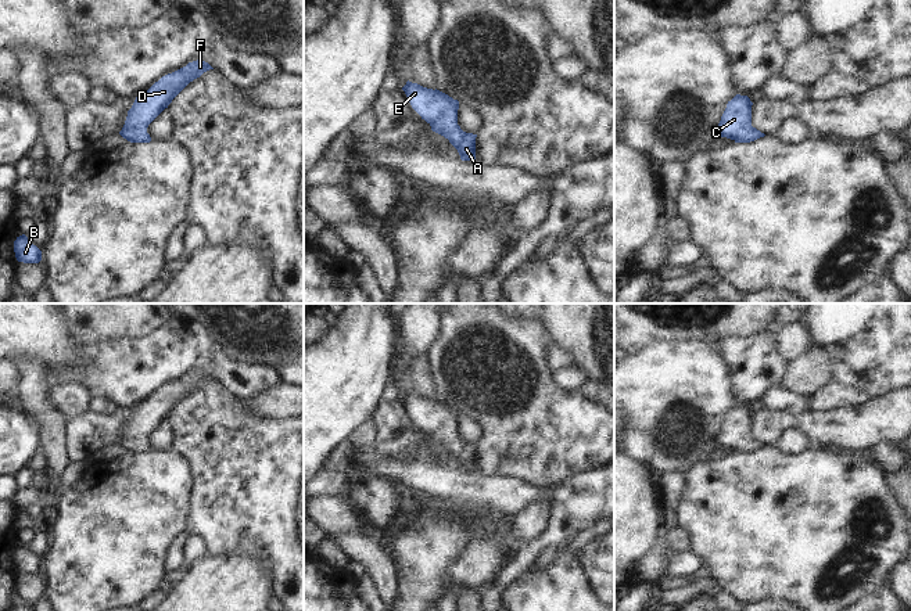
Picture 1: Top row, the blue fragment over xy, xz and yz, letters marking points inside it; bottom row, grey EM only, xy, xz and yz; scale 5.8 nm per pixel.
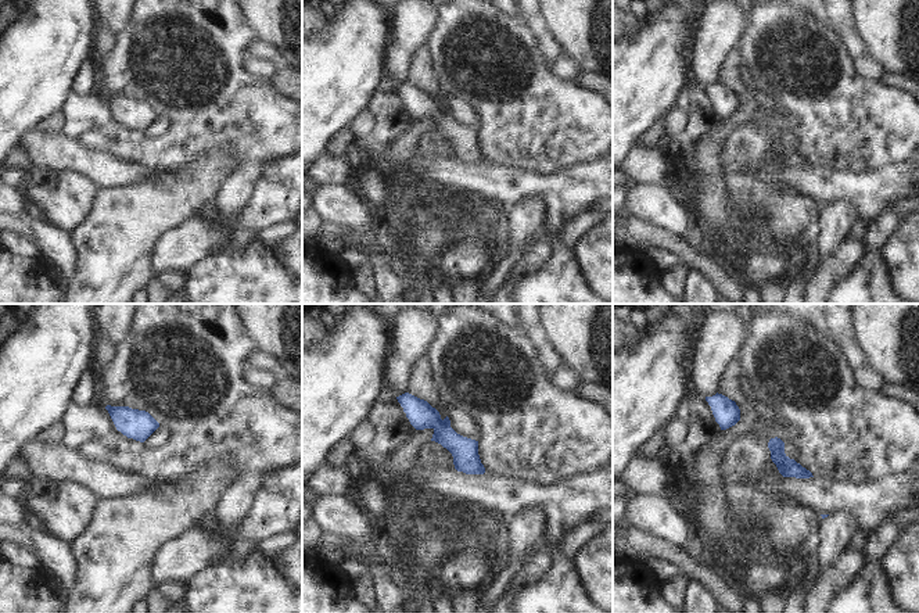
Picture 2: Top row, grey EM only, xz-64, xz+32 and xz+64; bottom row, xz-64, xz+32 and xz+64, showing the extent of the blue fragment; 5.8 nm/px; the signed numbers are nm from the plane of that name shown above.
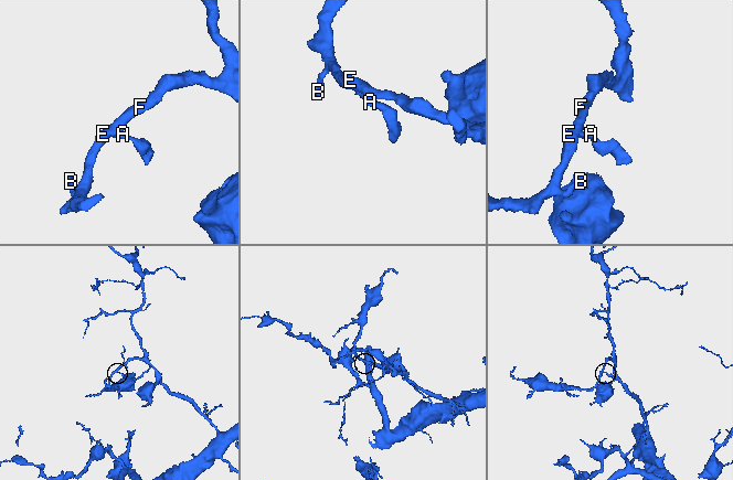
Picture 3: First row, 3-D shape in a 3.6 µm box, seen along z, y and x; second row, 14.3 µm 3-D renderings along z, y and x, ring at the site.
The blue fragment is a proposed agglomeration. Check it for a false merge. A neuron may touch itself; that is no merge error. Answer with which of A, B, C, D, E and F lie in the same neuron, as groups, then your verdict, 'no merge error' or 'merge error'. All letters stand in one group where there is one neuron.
A B C D E F | no merge error

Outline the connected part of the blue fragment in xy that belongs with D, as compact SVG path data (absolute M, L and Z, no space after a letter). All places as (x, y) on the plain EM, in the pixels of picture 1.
M197 370L162 387L148 400L136 407L128 421L119 445L130 453L150 453L148 435L172 413L172 410L194 389L214 380L208 373Z

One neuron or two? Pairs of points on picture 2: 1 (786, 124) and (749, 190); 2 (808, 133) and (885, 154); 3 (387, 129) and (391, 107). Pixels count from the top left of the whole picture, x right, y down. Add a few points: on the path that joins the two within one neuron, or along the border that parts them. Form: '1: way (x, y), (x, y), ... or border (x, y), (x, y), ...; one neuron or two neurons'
1: way (765, 126), (745, 149), (745, 169); one neuron
2: way (828, 133), (842, 133), (858, 150), (865, 150); one neuron
3: way (390, 124), (391, 113); one neuron

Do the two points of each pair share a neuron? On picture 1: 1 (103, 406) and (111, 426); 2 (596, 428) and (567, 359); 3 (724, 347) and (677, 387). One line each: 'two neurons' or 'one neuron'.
1: two neurons
2: two neurons
3: two neurons

